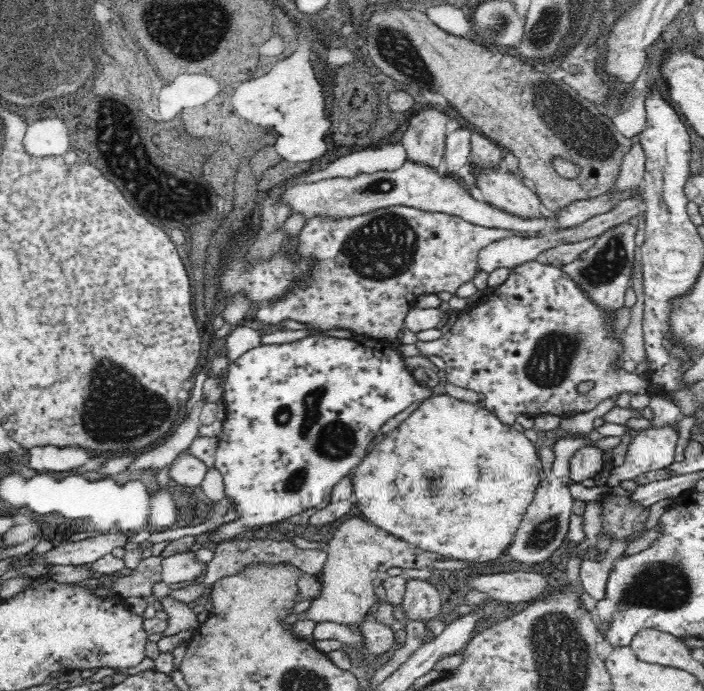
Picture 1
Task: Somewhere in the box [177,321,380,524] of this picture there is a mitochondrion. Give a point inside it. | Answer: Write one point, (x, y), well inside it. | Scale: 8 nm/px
(332, 442)

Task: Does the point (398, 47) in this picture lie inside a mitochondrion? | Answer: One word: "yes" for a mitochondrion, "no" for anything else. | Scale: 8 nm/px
yes

